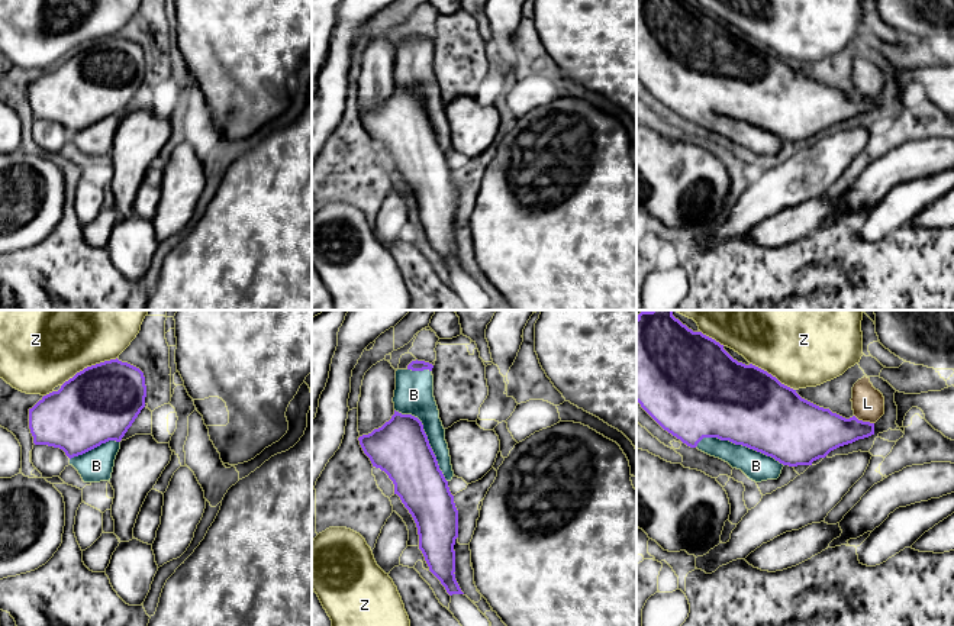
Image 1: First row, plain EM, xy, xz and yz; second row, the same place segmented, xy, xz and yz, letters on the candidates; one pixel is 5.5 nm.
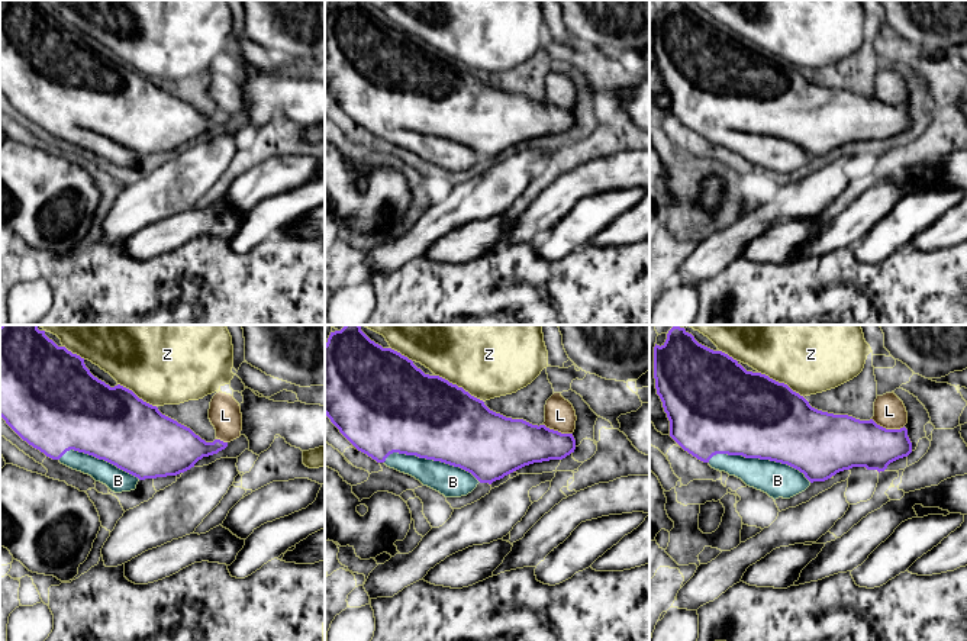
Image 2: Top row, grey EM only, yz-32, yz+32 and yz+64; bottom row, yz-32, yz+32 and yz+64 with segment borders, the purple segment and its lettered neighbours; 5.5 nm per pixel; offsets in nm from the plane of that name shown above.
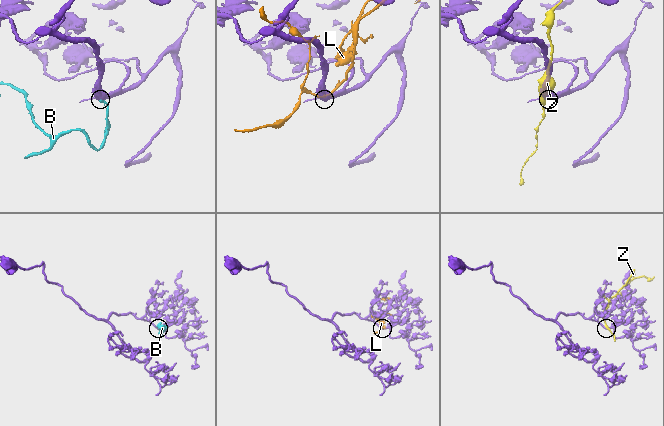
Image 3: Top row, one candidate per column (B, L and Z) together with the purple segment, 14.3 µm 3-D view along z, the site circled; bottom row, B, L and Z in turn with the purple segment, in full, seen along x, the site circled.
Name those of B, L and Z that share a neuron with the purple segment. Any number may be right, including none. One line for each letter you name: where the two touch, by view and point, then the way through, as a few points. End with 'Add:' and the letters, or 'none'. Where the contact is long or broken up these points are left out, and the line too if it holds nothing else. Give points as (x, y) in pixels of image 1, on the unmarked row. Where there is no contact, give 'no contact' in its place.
B: meets purple in yz at (740, 119)
Add: B

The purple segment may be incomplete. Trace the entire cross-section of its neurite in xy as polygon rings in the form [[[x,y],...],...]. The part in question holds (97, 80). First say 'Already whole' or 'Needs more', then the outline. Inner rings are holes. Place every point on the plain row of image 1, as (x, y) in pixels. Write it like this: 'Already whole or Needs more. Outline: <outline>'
Needs more. Outline: [[[117,33],[87,42],[29,84],[33,119],[62,125],[84,158],[110,156],[120,116],[145,83],[145,72],[139,43]]]

